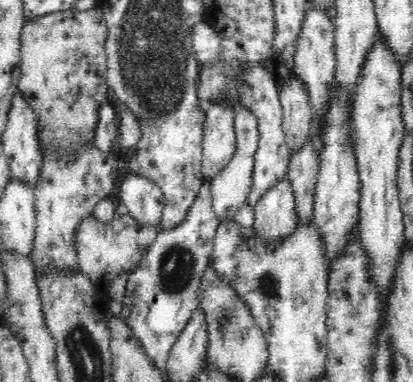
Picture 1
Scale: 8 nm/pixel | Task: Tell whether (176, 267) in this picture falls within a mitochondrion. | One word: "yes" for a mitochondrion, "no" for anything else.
yes

